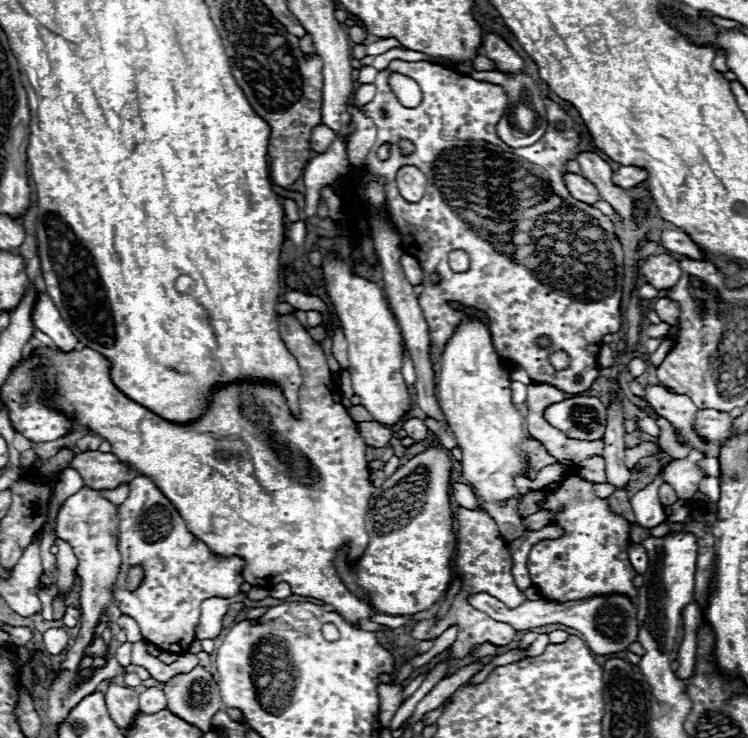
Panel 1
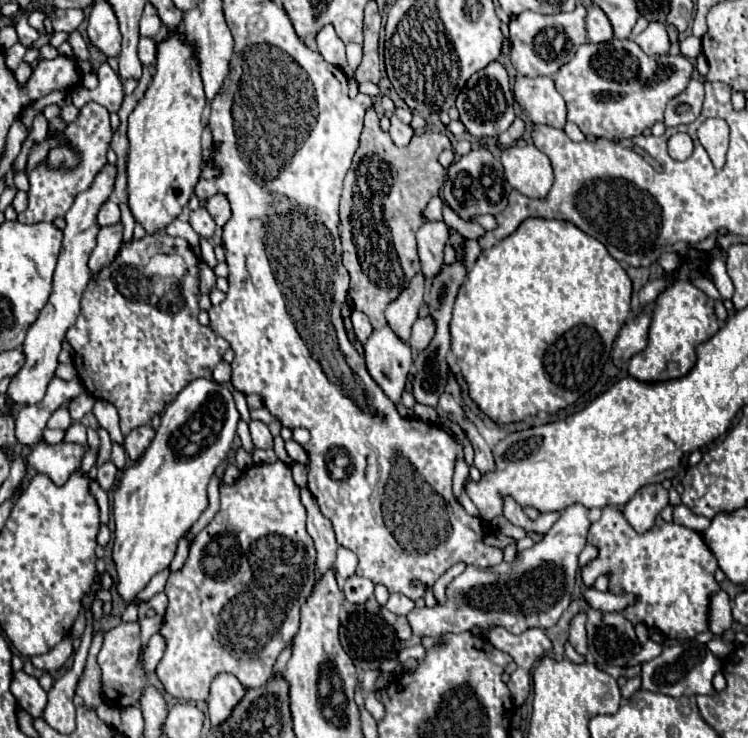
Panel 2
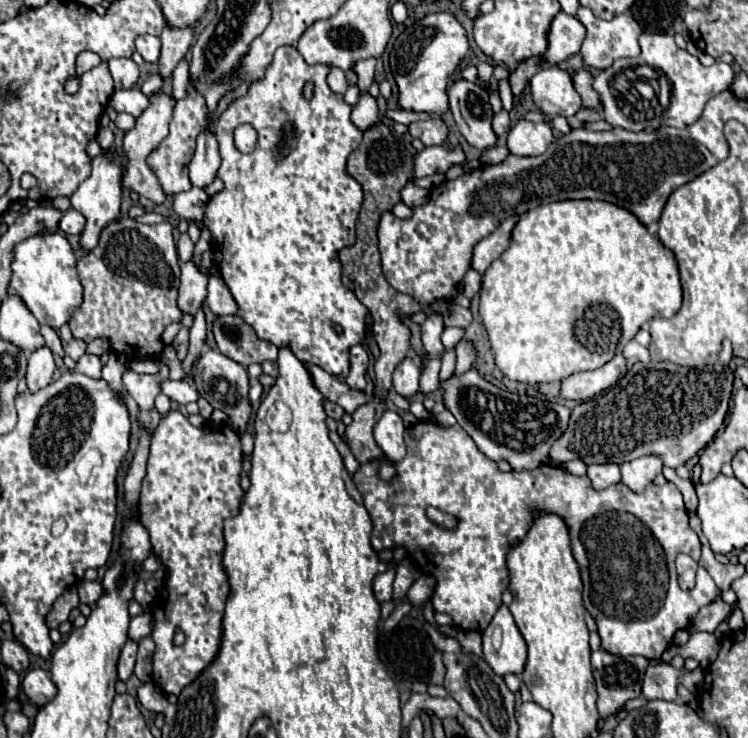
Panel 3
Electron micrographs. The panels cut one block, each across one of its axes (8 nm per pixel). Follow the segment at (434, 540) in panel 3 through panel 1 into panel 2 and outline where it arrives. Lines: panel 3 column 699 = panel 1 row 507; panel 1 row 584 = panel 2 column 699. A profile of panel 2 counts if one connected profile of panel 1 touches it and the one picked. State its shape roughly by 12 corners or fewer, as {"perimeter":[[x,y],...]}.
{"perimeter":[[620,510],[590,526],[584,584],[638,602],[632,624],[670,640],[708,630],[720,586],[700,532]]}

